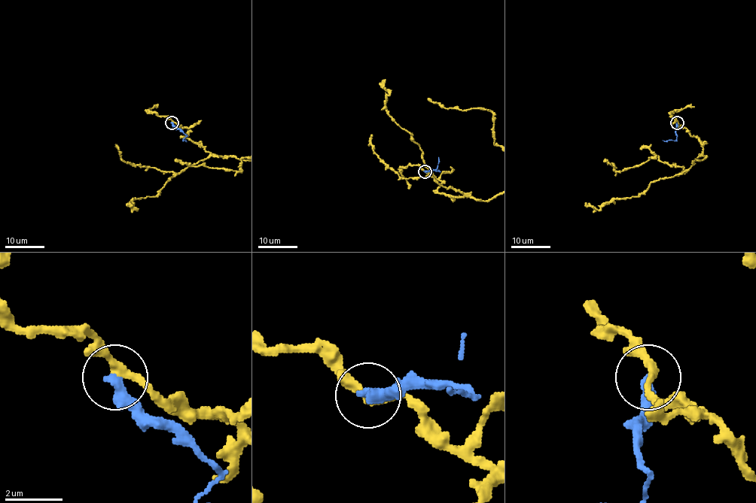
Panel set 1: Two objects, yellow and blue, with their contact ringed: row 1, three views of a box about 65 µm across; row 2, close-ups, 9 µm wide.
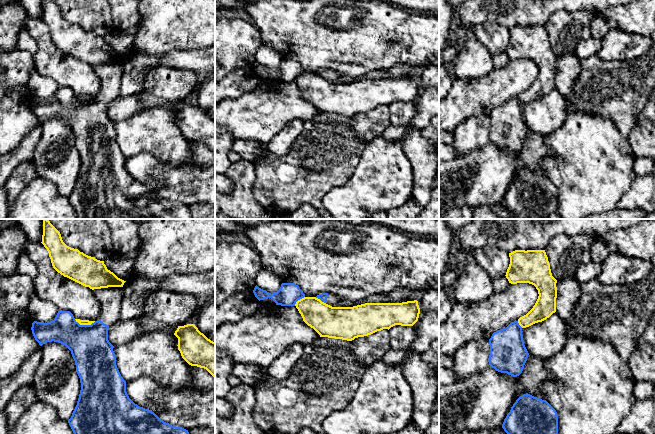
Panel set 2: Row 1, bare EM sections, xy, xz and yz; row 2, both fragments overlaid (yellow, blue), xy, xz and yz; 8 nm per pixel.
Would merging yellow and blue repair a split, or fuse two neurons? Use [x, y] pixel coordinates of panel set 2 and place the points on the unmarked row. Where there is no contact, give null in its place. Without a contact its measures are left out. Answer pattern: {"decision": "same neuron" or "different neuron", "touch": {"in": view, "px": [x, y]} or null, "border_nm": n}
{"decision": "different neuron", "touch": {"in": "xy", "px": [85, 100]}, "border_nm": 180}

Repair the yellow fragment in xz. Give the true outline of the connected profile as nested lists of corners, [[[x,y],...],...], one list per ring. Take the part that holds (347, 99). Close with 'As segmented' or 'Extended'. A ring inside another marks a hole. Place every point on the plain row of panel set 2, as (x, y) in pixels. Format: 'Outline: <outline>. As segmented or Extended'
Outline: [[[304,73],[295,82],[303,97],[320,113],[347,117],[389,106],[395,101],[413,102],[420,90],[417,76],[332,83],[316,73]]]. As segmented

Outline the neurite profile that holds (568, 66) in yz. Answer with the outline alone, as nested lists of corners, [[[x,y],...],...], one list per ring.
[[[569,53],[557,56],[556,63],[556,89],[564,97],[566,103],[572,103],[575,99],[574,83],[581,72],[580,58],[576,53]]]

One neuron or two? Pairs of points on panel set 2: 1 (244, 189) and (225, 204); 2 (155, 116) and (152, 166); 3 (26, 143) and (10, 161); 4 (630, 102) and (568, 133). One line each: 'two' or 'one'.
1: one
2: two
3: one
4: two

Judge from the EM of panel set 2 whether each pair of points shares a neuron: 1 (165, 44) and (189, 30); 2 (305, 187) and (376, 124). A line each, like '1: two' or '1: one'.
1: one
2: one

